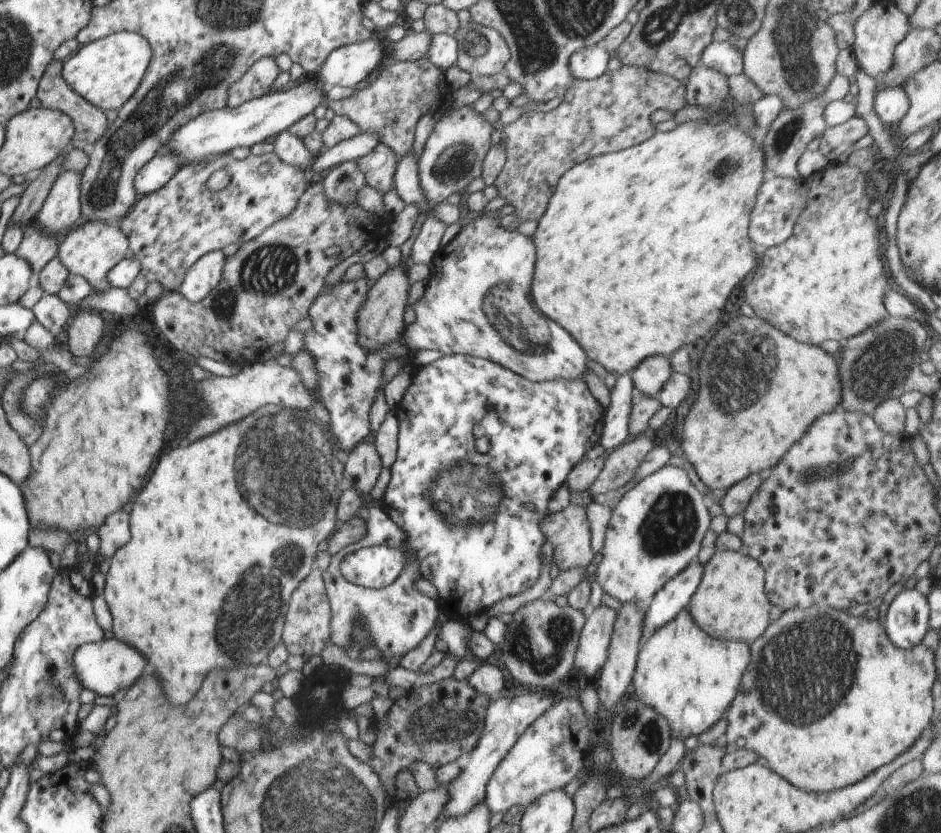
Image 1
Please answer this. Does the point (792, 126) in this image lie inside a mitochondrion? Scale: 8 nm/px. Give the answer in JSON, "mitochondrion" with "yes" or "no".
{"mitochondrion":"yes"}

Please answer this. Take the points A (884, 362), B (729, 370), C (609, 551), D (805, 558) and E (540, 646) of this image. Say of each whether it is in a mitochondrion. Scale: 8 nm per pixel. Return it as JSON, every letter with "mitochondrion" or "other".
{"A":"mitochondrion","B":"mitochondrion","C":"other","D":"other","E":"mitochondrion"}

